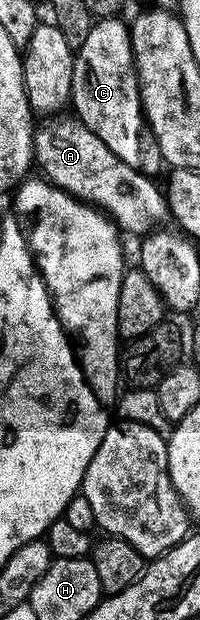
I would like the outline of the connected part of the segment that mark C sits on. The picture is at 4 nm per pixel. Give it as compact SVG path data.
M120 18L97 19L90 34L86 34L86 42L82 42L82 46L75 53L72 65L74 74L71 107L76 108L75 115L91 132L98 134L98 138L102 138L102 142L106 142L106 146L110 146L110 150L114 150L114 154L118 154L118 158L126 162L126 166L134 166L134 170L155 177L156 171L165 167L165 162L158 150L158 142L152 137L152 129L146 123L144 107L140 104L140 87L136 84L136 64L132 61L132 35L129 25L125 21L123 24Z

